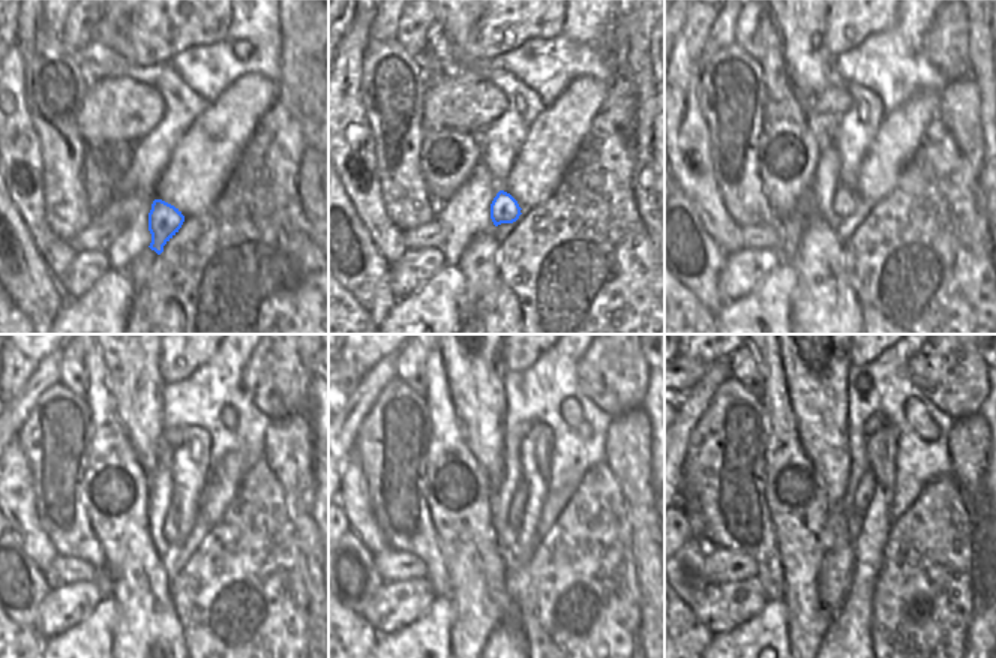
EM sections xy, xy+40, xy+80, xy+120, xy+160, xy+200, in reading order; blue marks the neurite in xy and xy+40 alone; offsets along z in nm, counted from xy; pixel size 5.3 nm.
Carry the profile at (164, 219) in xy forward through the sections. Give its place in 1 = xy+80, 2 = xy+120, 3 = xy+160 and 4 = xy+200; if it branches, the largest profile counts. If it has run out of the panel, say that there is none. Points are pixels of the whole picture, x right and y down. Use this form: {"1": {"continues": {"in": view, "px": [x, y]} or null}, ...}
{"1": {"continues": {"in": "xy+80", "px": [843, 203]}}, "2": {"continues": {"in": "xy+120", "px": [171, 534]}}, "3": {"continues": {"in": "xy+160", "px": [519, 498]}}, "4": {"continues": {"in": "xy+200", "px": [864, 492]}}}

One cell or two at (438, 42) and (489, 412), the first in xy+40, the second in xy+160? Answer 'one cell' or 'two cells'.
one cell

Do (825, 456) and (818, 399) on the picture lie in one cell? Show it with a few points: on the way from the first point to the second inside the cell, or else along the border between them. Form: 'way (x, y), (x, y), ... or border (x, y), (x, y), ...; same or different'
way (825, 442), (822, 417), (818, 412); same

